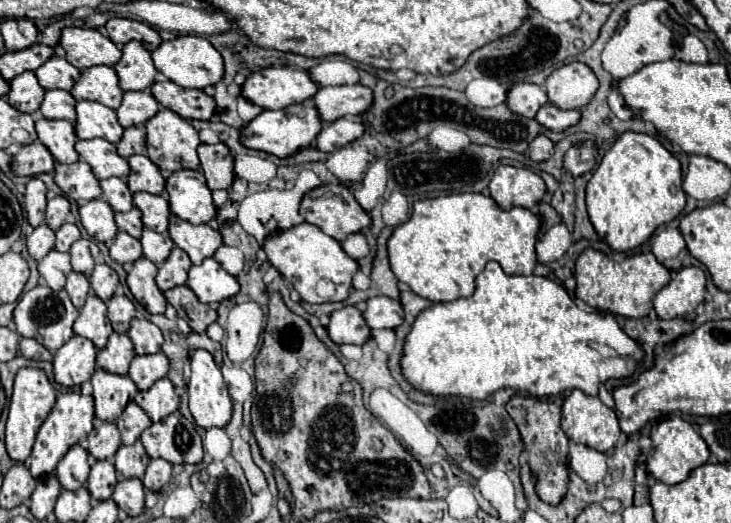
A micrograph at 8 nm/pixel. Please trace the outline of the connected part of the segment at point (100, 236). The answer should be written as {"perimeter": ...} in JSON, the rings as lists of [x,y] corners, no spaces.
{"perimeter":[[[100,198],[100,200],[90,200],[80,206],[80,222],[90,234],[92,240],[98,242],[112,242],[118,234],[116,222],[114,222],[114,210],[112,206]]]}

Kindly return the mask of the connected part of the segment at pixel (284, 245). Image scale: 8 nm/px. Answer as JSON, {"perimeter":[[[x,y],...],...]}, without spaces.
{"perimeter":[[[302,222],[290,230],[278,232],[276,236],[270,236],[264,246],[262,246],[268,254],[268,260],[272,266],[276,266],[280,270],[280,274],[292,282],[292,286],[300,292],[304,302],[310,304],[322,304],[326,302],[324,298],[320,298],[316,294],[316,284],[322,278],[328,278],[336,284],[336,294],[330,298],[330,302],[342,302],[350,296],[352,292],[352,276],[358,272],[358,262],[354,258],[350,258],[342,244],[338,240],[334,240],[332,236],[324,234],[318,226]]]}

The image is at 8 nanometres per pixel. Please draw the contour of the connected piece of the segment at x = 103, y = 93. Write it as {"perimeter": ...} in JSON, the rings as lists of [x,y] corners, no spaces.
{"perimeter":[[[92,66],[82,72],[82,78],[74,84],[70,94],[76,100],[96,100],[108,108],[118,108],[122,104],[122,88],[118,86],[118,76],[112,66]]]}

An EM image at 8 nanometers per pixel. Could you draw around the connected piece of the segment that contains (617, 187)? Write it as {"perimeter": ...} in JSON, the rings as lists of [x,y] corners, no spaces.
{"perimeter":[[[624,132],[592,174],[586,186],[586,206],[592,226],[612,250],[634,250],[658,226],[672,222],[684,210],[682,166],[656,138],[640,132]]]}

